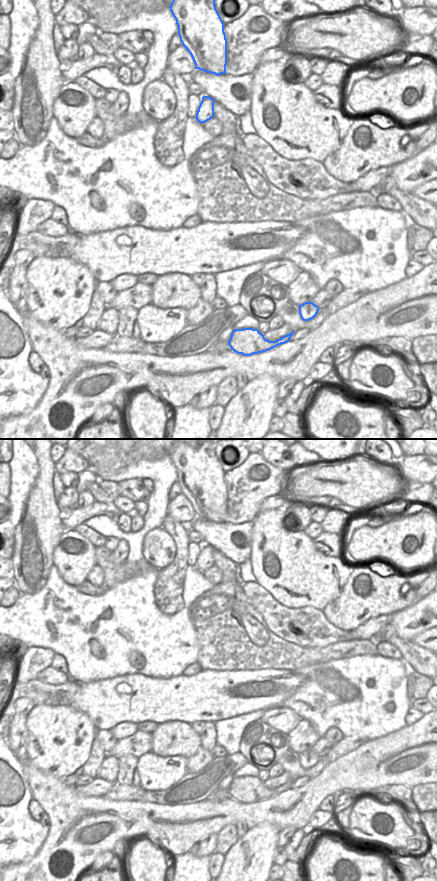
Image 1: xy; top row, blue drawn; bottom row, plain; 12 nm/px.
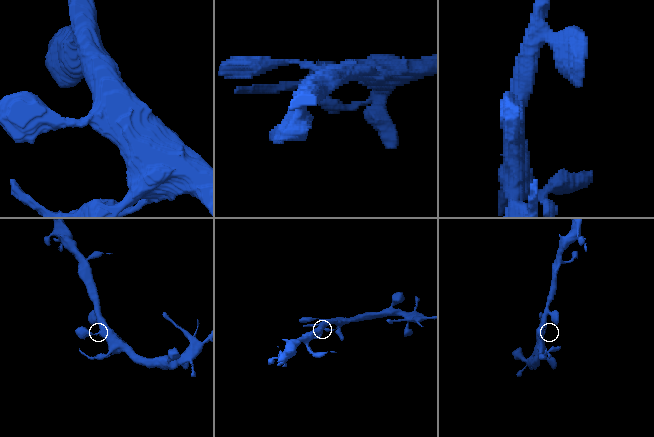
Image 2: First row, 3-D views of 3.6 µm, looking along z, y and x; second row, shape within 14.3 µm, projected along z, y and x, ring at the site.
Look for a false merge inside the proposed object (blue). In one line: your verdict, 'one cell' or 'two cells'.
one cell

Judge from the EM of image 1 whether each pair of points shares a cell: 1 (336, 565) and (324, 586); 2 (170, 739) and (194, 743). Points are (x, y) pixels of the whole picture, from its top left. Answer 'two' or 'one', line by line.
1: one
2: one

